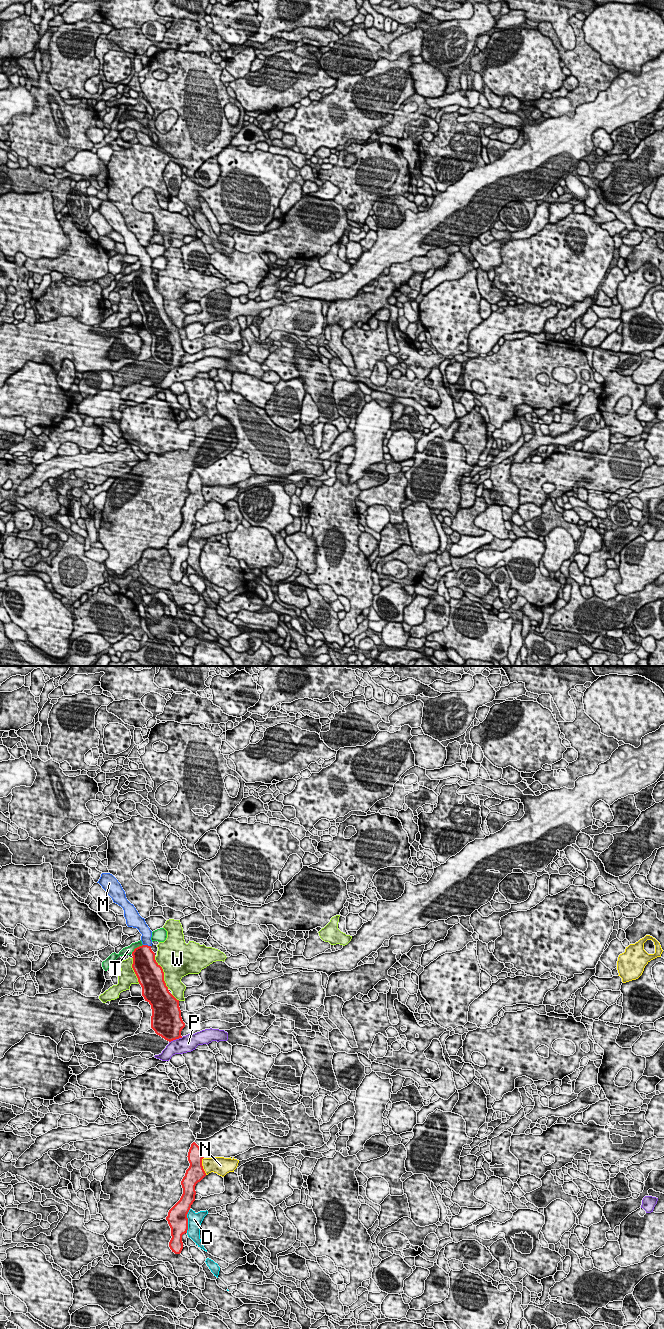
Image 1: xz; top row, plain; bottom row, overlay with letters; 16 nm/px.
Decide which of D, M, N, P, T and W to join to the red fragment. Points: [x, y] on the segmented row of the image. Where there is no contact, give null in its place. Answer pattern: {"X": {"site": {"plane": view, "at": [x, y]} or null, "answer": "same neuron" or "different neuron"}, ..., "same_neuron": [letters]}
{"D": {"site": {"plane": "xz", "at": [187, 1221]}, "answer": "different neuron"}, "M": {"site": {"plane": "xz", "at": [147, 945]}, "answer": "same neuron"}, "N": {"site": {"plane": "xz", "at": [202, 1166]}, "answer": "different neuron"}, "P": {"site": {"plane": "xz", "at": [175, 1039]}, "answer": "different neuron"}, "T": {"site": {"plane": "xz", "at": [137, 947]}, "answer": "different neuron"}, "W": {"site": {"plane": "xz", "at": [163, 972]}, "answer": "different neuron"}, "same_neuron": ["M"]}

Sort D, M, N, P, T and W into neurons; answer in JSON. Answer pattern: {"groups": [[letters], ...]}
{"groups": [["D"], ["M"], ["N"], ["P"], ["T"], ["W"]]}

